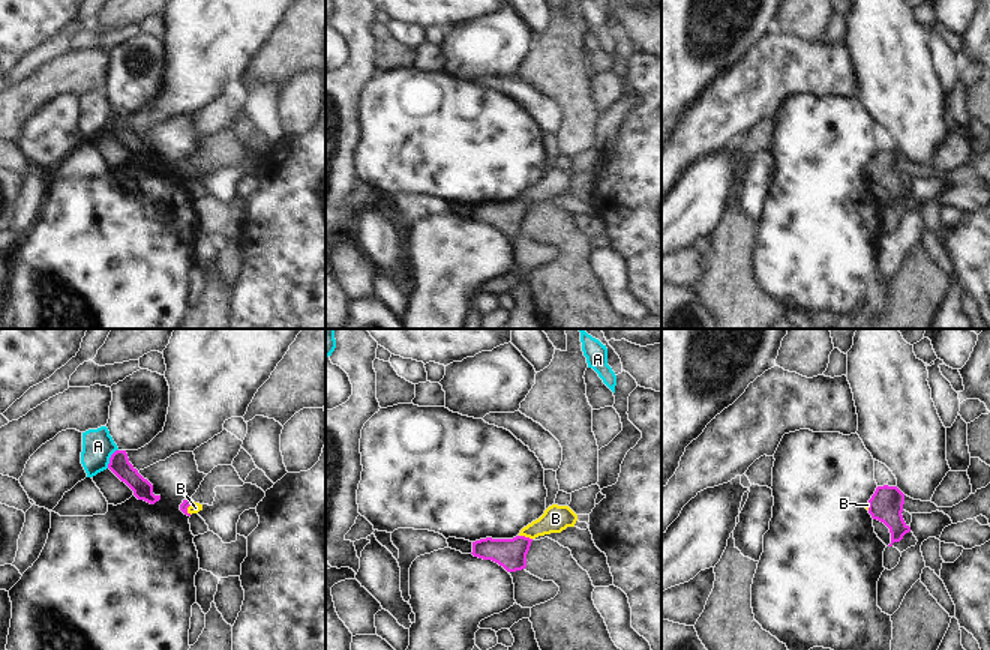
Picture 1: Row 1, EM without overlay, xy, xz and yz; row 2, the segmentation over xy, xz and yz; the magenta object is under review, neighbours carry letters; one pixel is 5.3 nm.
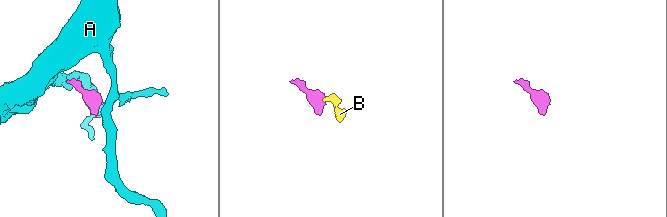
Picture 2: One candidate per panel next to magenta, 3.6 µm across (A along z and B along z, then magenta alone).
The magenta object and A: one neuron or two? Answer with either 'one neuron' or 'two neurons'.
two neurons

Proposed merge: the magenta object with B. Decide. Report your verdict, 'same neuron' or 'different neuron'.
same neuron

